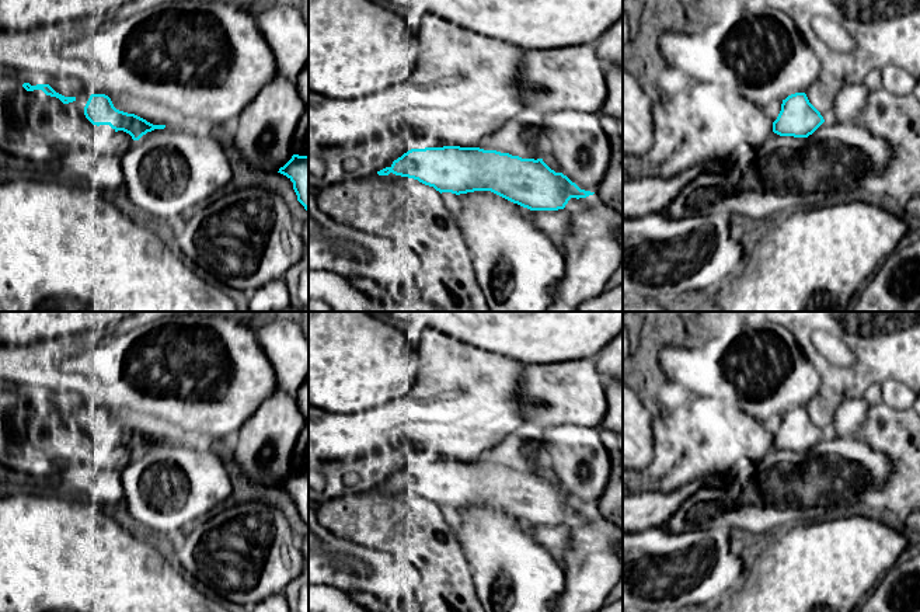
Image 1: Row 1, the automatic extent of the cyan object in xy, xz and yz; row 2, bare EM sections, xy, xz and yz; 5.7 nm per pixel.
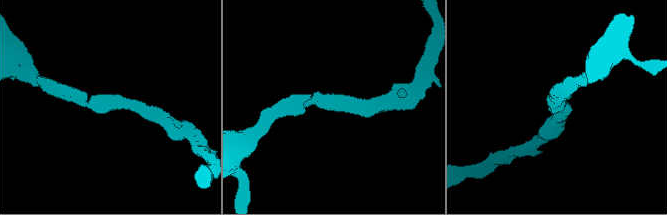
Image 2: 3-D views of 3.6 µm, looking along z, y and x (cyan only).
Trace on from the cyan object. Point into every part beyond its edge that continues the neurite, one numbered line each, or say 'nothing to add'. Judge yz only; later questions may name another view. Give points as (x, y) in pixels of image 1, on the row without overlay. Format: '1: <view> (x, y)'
nothing to add

